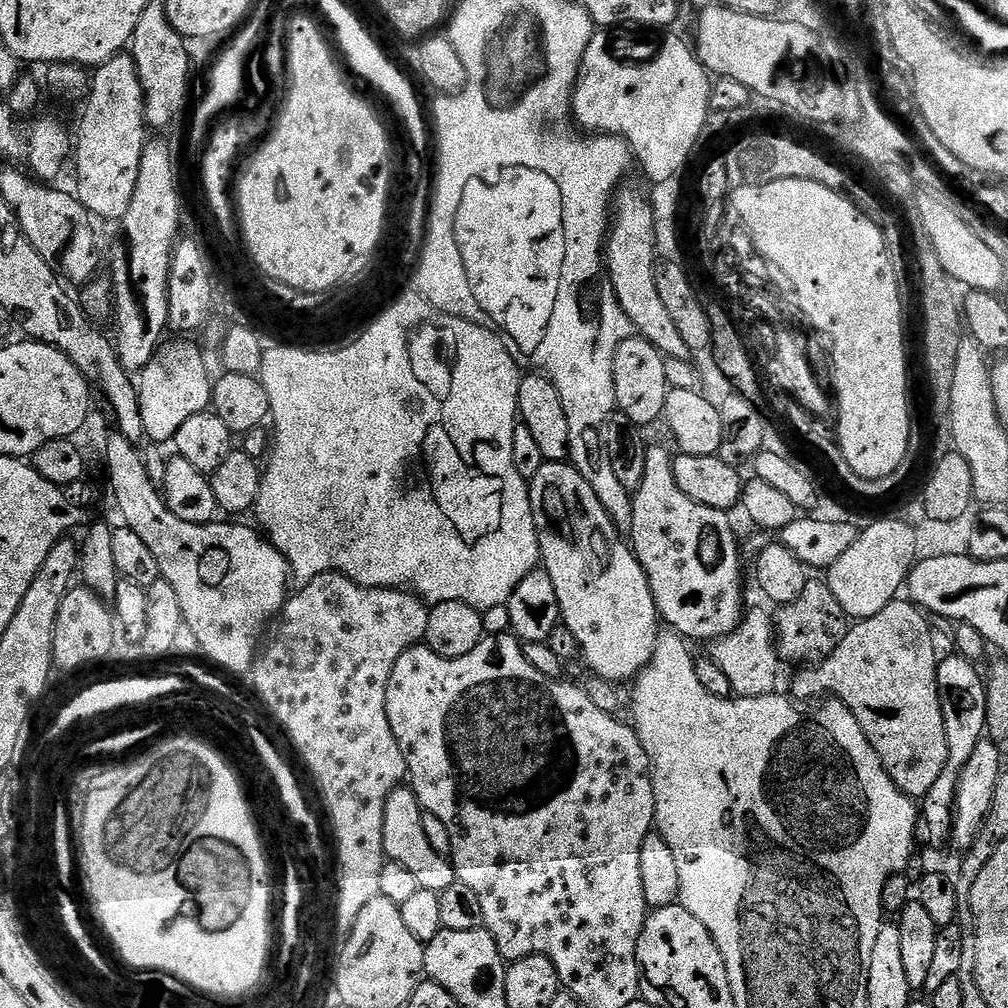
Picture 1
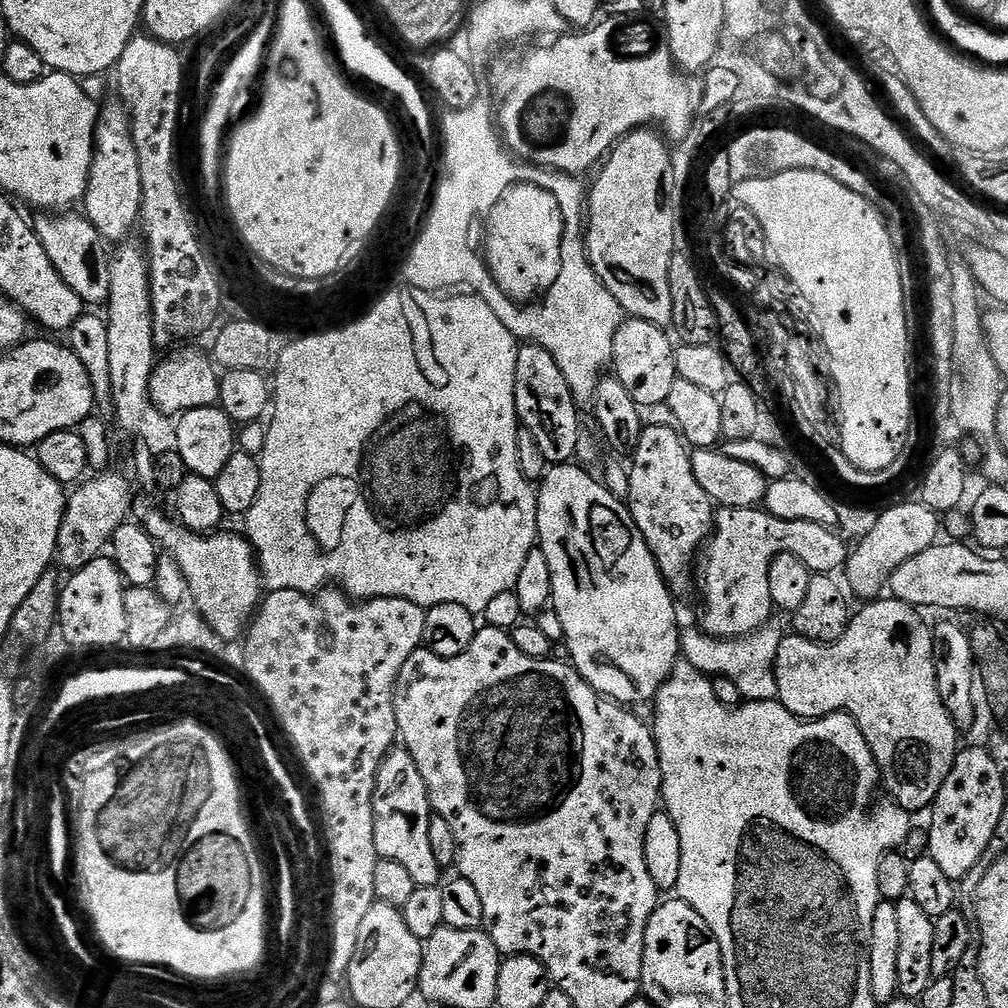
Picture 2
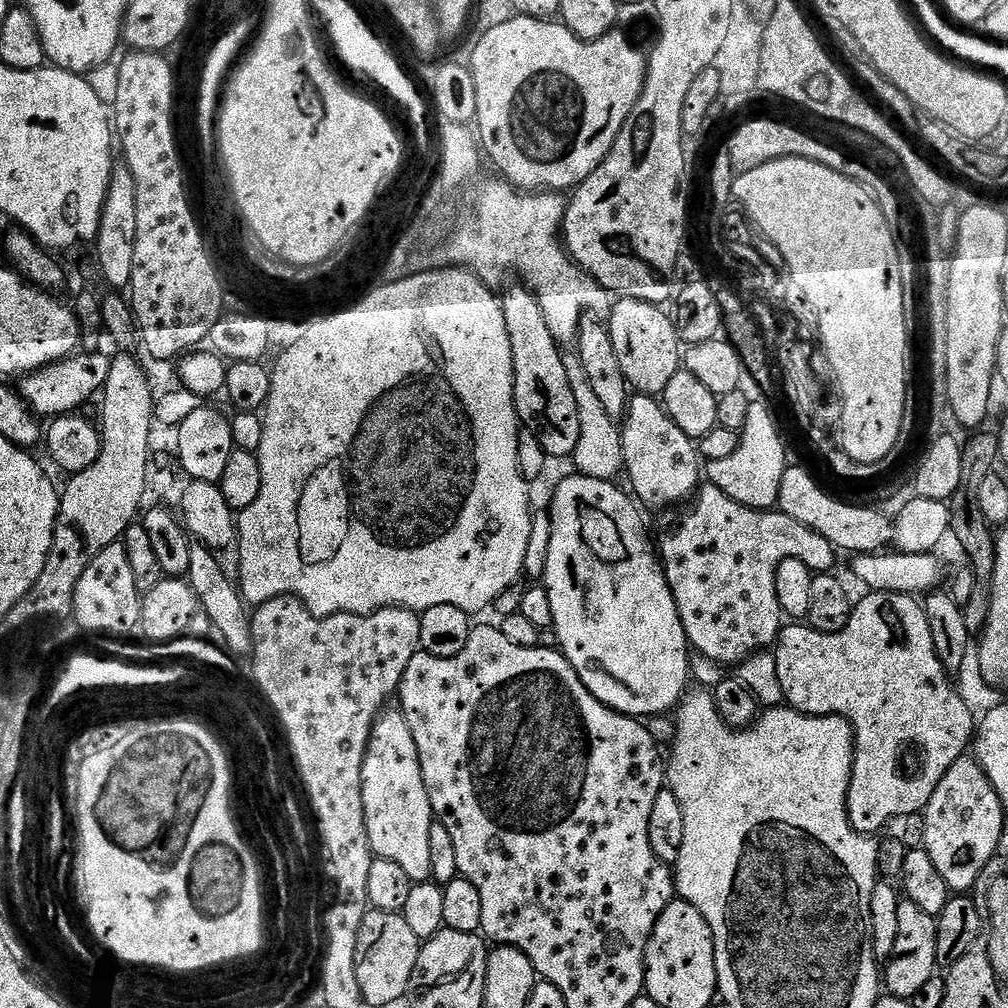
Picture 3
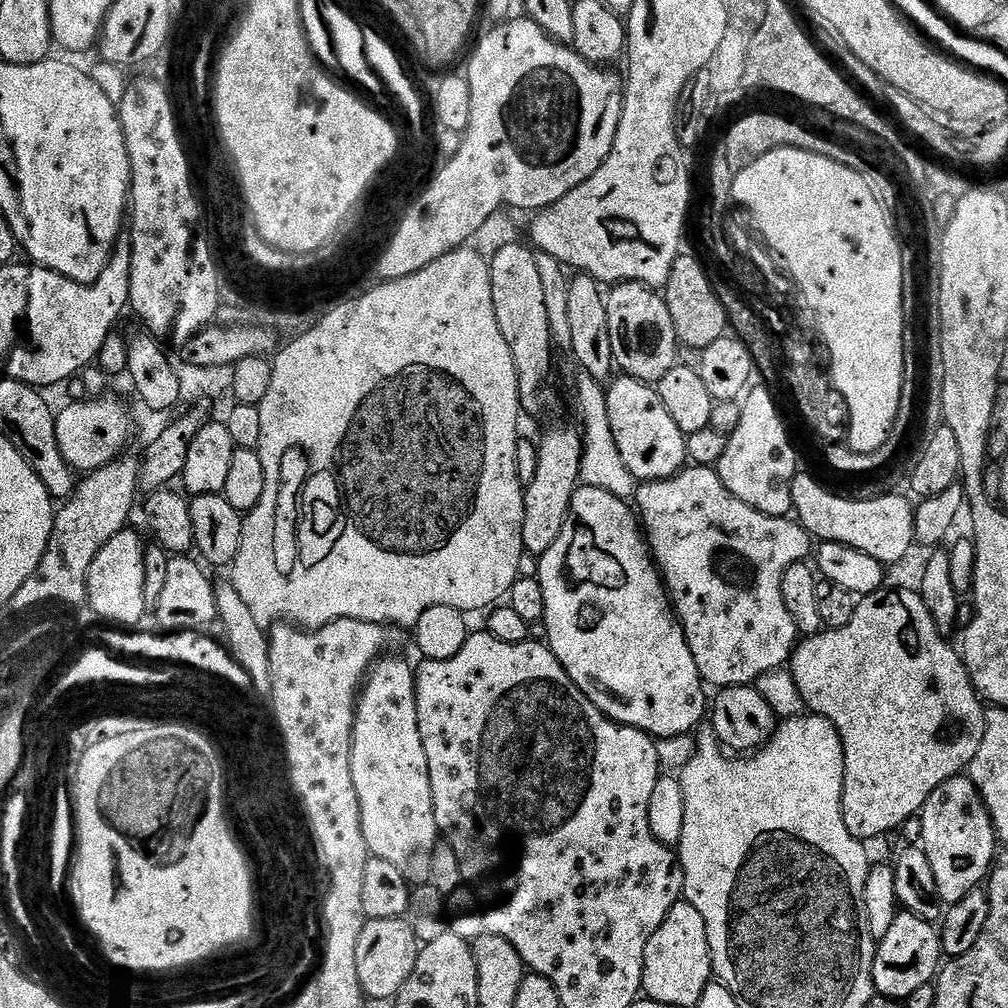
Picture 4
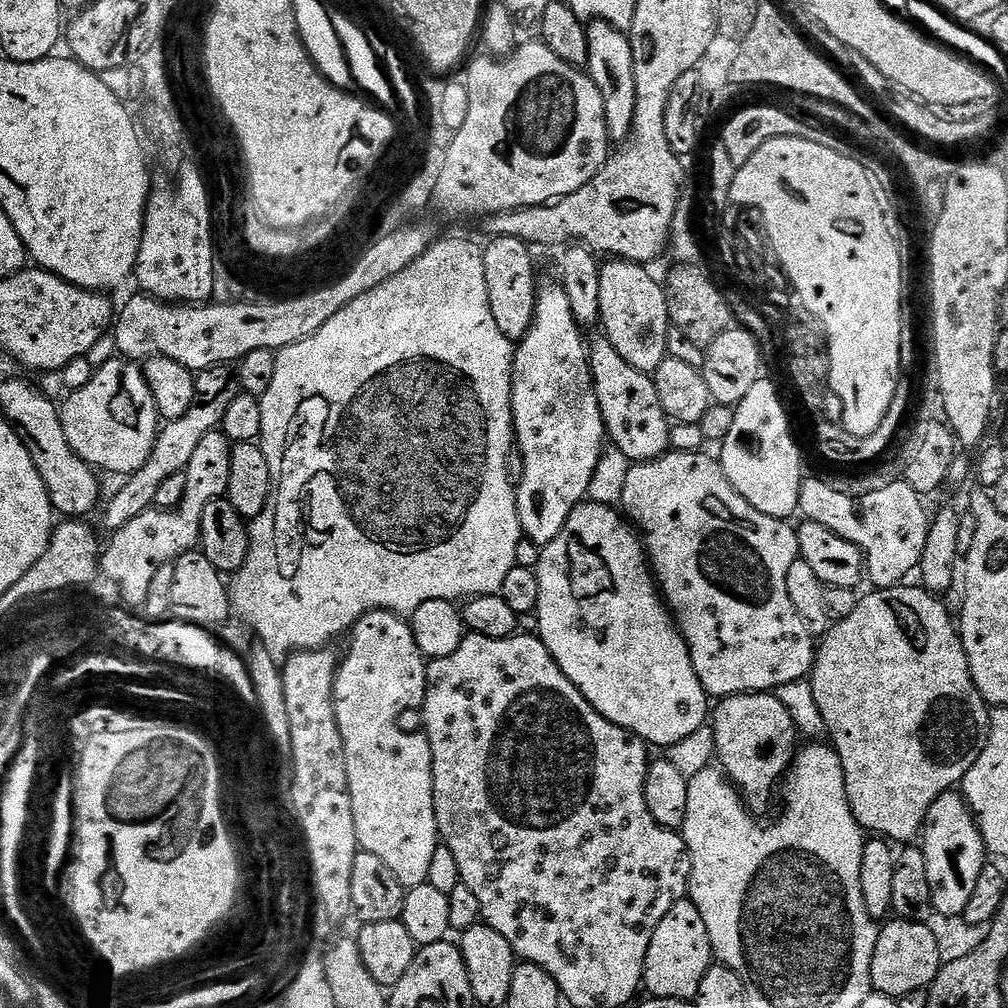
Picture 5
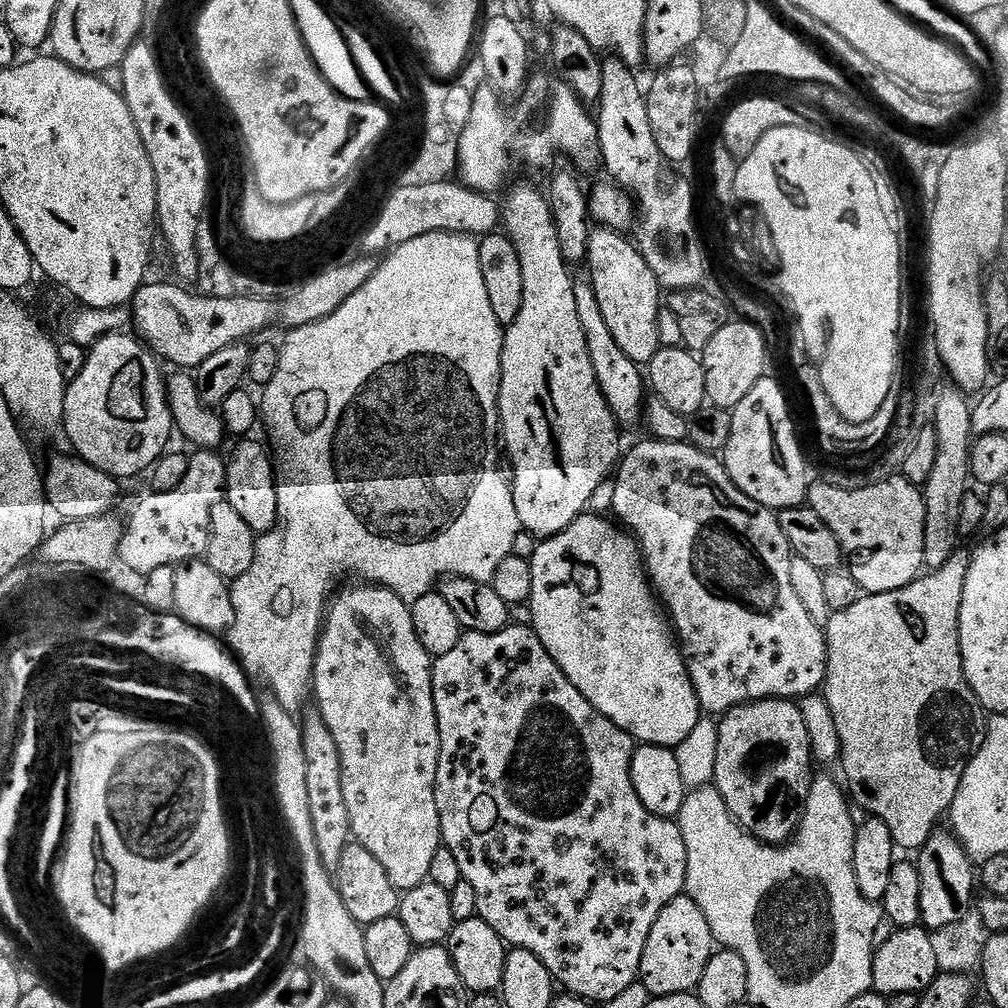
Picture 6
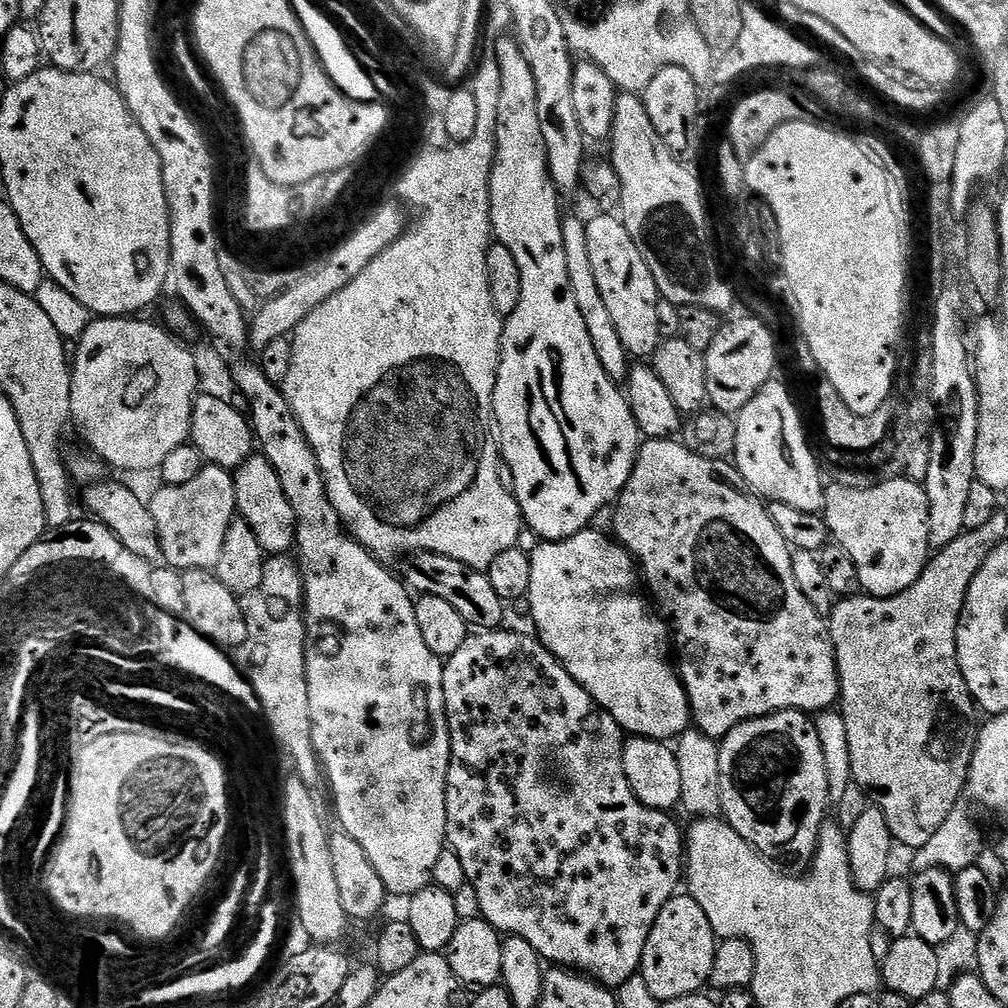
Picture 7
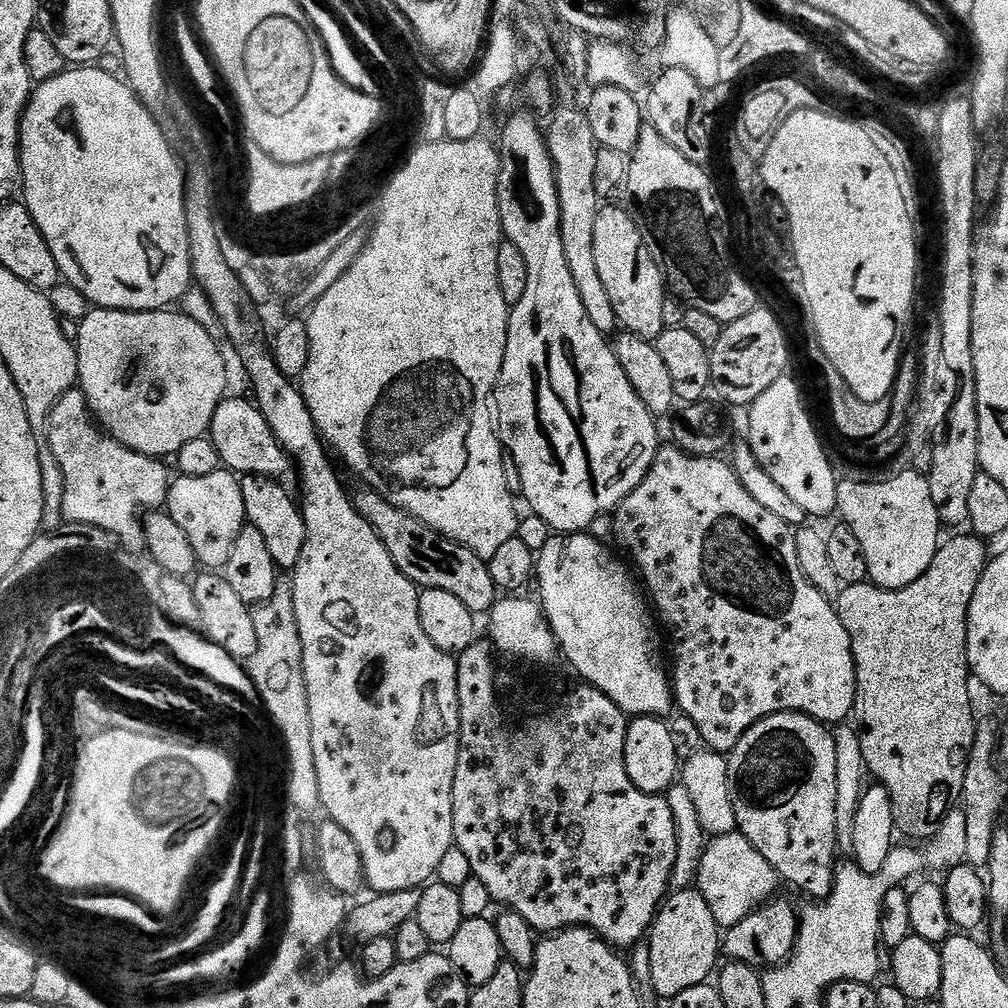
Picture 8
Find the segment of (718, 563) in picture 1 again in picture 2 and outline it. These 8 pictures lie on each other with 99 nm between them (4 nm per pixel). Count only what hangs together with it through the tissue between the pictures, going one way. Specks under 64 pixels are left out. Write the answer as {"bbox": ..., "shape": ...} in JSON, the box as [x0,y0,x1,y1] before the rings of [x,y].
{"bbox":[626,423,714,594],"shape":[[[650,423],[643,429],[638,438],[636,451],[630,456],[628,468],[628,495],[626,503],[628,512],[636,531],[642,534],[650,554],[656,559],[664,581],[668,583],[673,593],[680,594],[688,588],[688,579],[693,579],[692,559],[697,559],[698,553],[705,547],[706,541],[712,535],[714,527],[714,505],[712,499],[698,486],[692,470],[692,457],[679,431],[675,427],[667,428],[664,424]]]}

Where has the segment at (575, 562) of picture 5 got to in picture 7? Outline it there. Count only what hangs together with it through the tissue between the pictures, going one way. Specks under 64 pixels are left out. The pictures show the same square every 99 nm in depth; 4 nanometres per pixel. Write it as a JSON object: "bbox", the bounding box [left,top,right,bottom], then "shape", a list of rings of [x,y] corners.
{"bbox":[526,530,693,742],"shape":[[[589,530],[574,534],[565,540],[540,542],[537,545],[537,548],[531,549],[530,552],[532,573],[530,574],[530,590],[526,597],[526,604],[532,607],[532,620],[536,623],[534,632],[540,643],[546,645],[549,654],[555,656],[563,664],[564,669],[595,698],[597,704],[607,710],[619,722],[625,733],[632,736],[644,736],[648,740],[672,742],[680,737],[683,732],[689,731],[690,725],[693,723],[692,707],[688,705],[688,695],[684,689],[684,683],[680,681],[679,671],[674,667],[673,661],[672,664],[668,661],[668,652],[670,656],[670,632],[665,621],[650,607],[649,601],[642,591],[642,584],[638,579],[638,564],[632,553],[623,544],[613,539],[611,535]]]}

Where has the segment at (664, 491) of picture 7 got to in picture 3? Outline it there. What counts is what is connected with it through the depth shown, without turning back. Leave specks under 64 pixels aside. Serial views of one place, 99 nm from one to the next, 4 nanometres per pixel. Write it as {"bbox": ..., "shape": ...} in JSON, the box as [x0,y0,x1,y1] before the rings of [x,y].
{"bbox":[658,483,838,666],"shape":[[[705,483],[695,493],[687,508],[688,513],[681,518],[680,525],[658,544],[658,555],[691,651],[719,666],[739,666],[756,653],[771,649],[780,636],[781,621],[772,620],[772,587],[778,566],[786,562],[786,558],[798,558],[806,562],[814,574],[828,574],[835,569],[832,567],[836,564],[838,552],[829,540],[822,538],[822,534],[802,526],[802,522],[794,522],[794,518],[785,512],[747,508],[710,483]]]}

